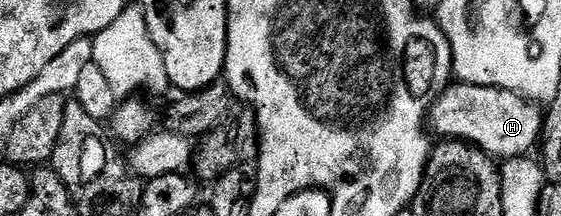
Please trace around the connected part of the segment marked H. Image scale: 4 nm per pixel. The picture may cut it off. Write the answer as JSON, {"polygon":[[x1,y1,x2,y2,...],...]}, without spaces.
{"polygon":[[451,83,434,103,431,119,442,125,447,137,473,143,495,159,519,159,529,153,527,151,537,139,541,139,544,114,532,104,533,101,512,90,495,85]]}

